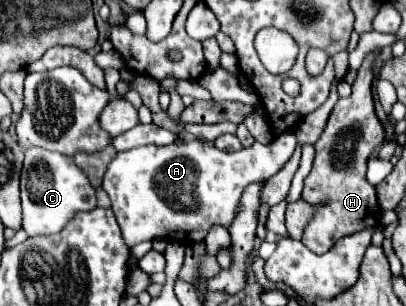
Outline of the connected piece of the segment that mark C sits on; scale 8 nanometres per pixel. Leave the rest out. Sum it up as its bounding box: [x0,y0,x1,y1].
[21,147,95,235]

